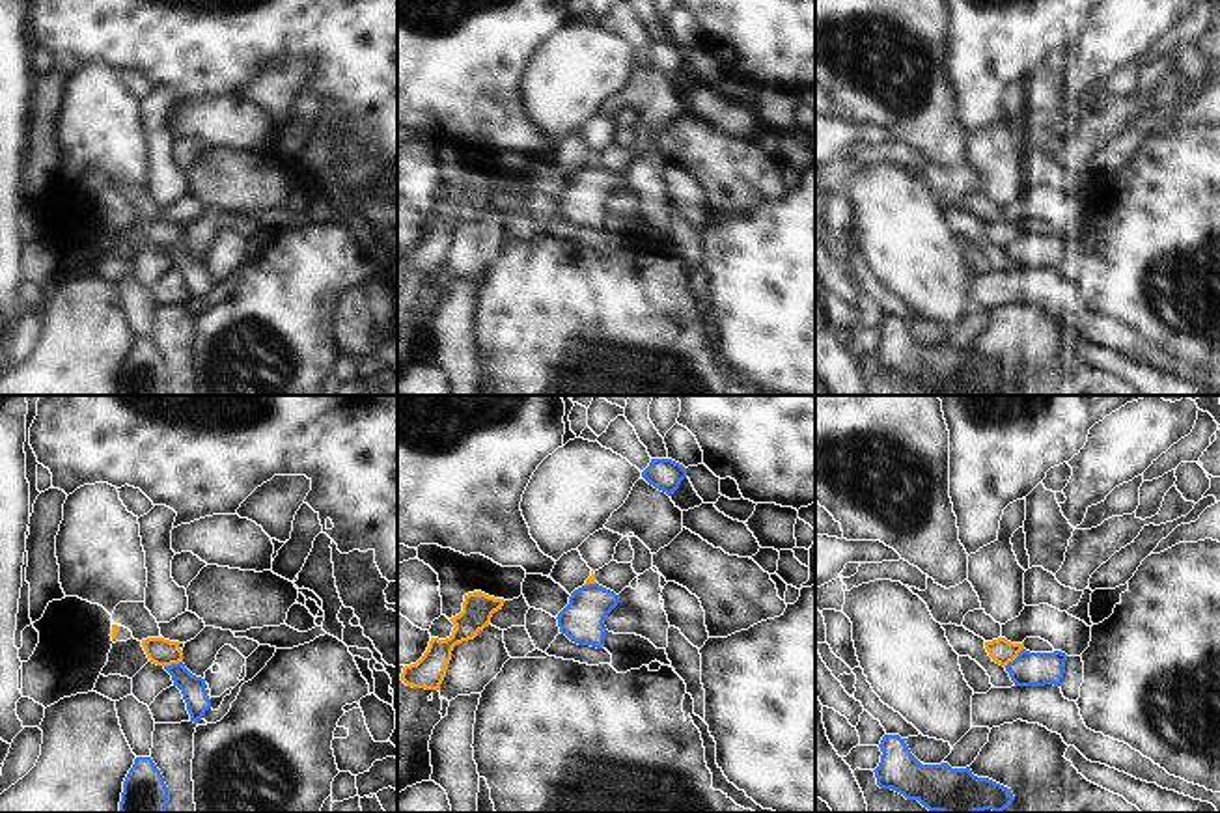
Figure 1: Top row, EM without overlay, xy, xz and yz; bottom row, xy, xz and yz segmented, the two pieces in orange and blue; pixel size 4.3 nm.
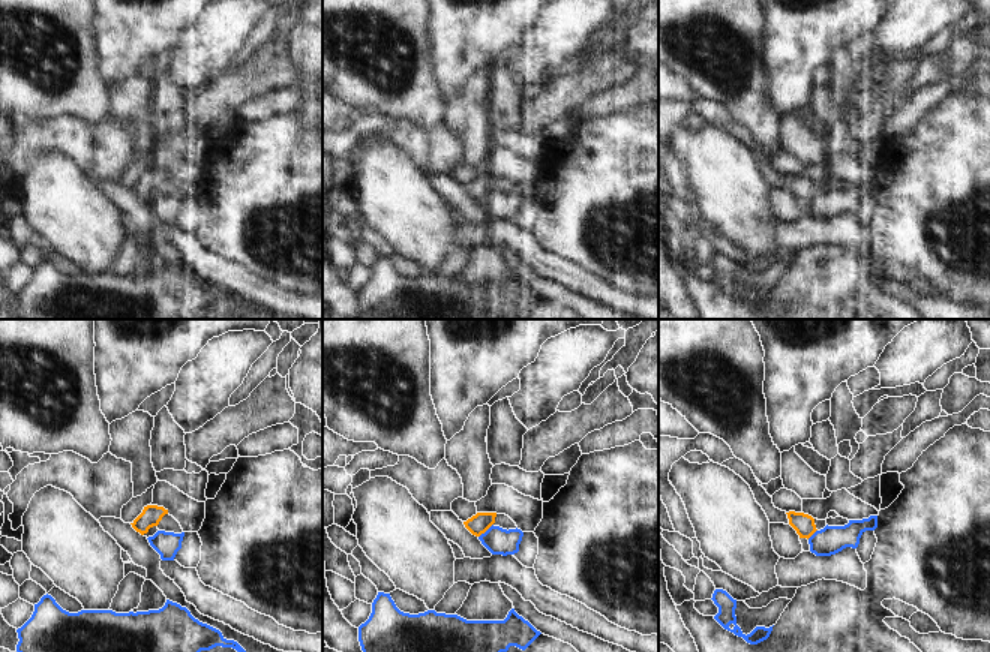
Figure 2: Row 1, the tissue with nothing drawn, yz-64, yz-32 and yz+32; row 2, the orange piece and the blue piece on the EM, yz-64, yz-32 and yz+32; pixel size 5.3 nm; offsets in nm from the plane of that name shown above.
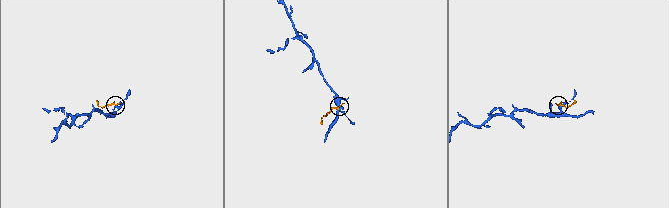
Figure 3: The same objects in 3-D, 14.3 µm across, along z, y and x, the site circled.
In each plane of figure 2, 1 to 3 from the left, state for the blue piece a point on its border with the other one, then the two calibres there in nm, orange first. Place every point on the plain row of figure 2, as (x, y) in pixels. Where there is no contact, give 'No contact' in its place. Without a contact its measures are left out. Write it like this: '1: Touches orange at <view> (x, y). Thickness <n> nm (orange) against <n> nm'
1: No contact
2: Touches orange at yz-32 (485, 195). Thickness 110 nm (orange) against 140 nm
3: Touches orange at yz+32 (812, 198). Thickness 110 nm (orange) against 150 nm.

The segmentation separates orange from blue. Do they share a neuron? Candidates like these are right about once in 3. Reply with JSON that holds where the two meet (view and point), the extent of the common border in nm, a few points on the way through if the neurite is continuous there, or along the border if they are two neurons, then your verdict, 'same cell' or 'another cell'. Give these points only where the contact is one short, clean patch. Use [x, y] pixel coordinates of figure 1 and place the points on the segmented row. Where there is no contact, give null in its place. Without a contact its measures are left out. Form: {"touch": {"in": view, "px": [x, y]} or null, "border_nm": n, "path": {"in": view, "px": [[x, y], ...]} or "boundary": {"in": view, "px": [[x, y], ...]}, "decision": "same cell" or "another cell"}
{"touch": {"in": "yz", "px": [1013, 659]}, "border_nm": 120, "boundary": {"in": "yz", "px": [[1023, 647], [1004, 666]]}, "decision": "another cell"}

